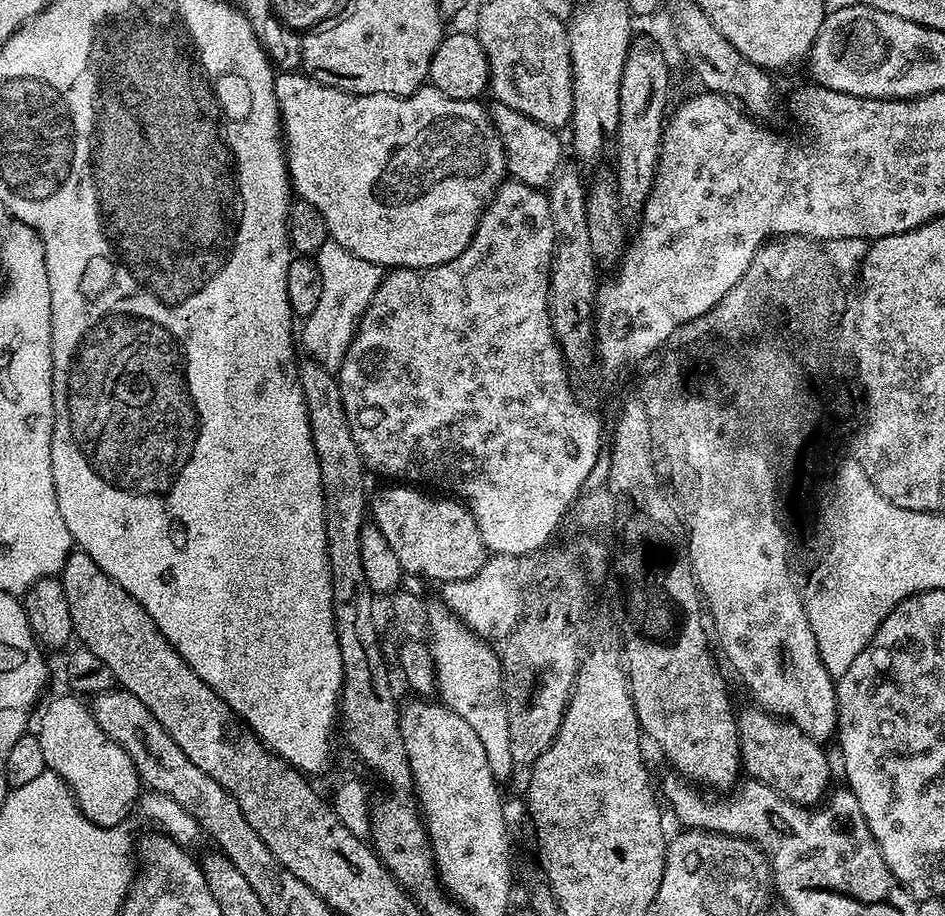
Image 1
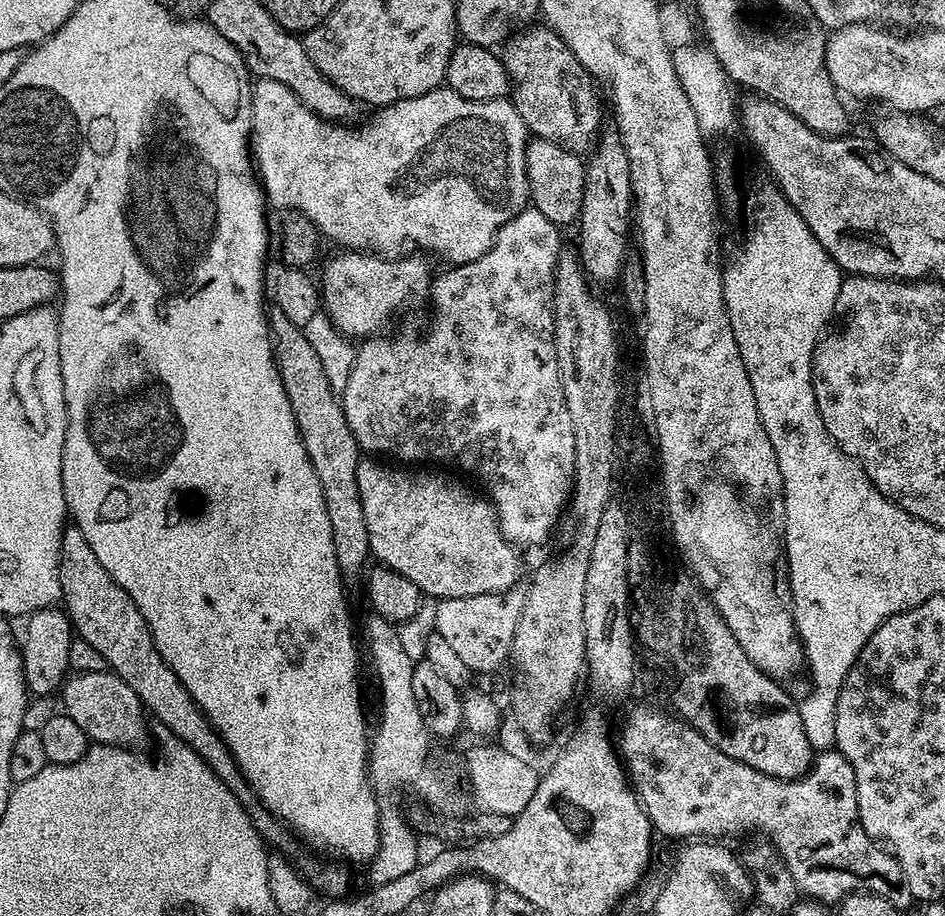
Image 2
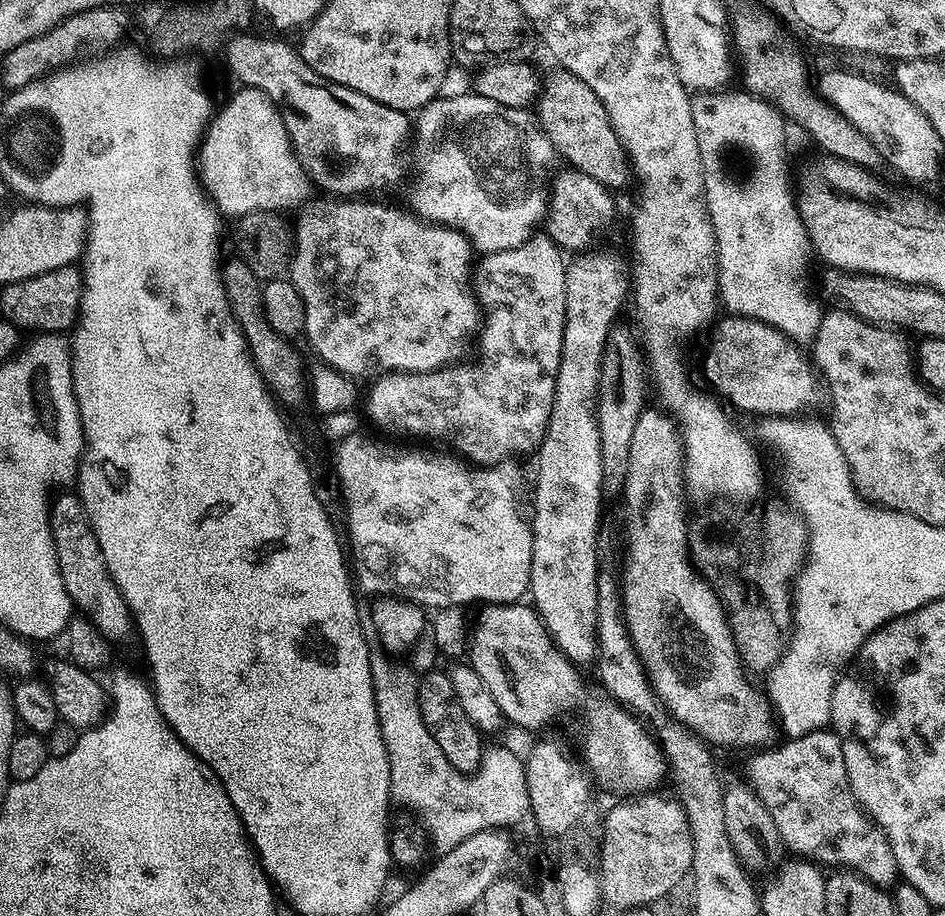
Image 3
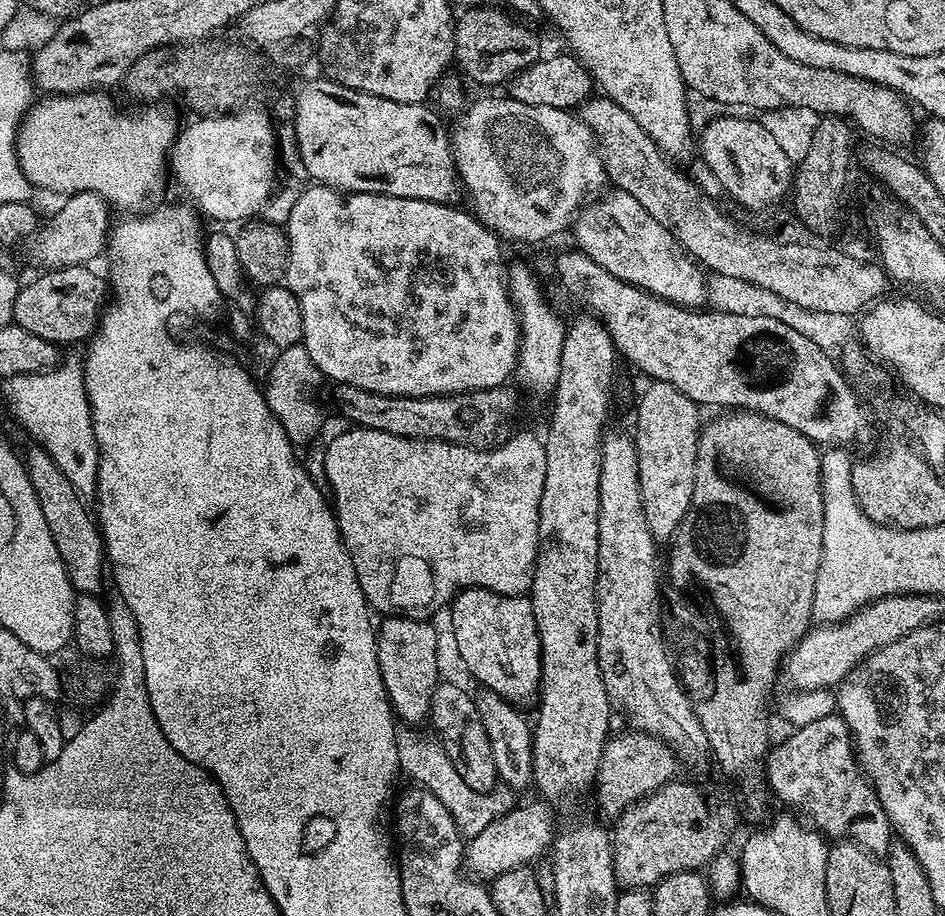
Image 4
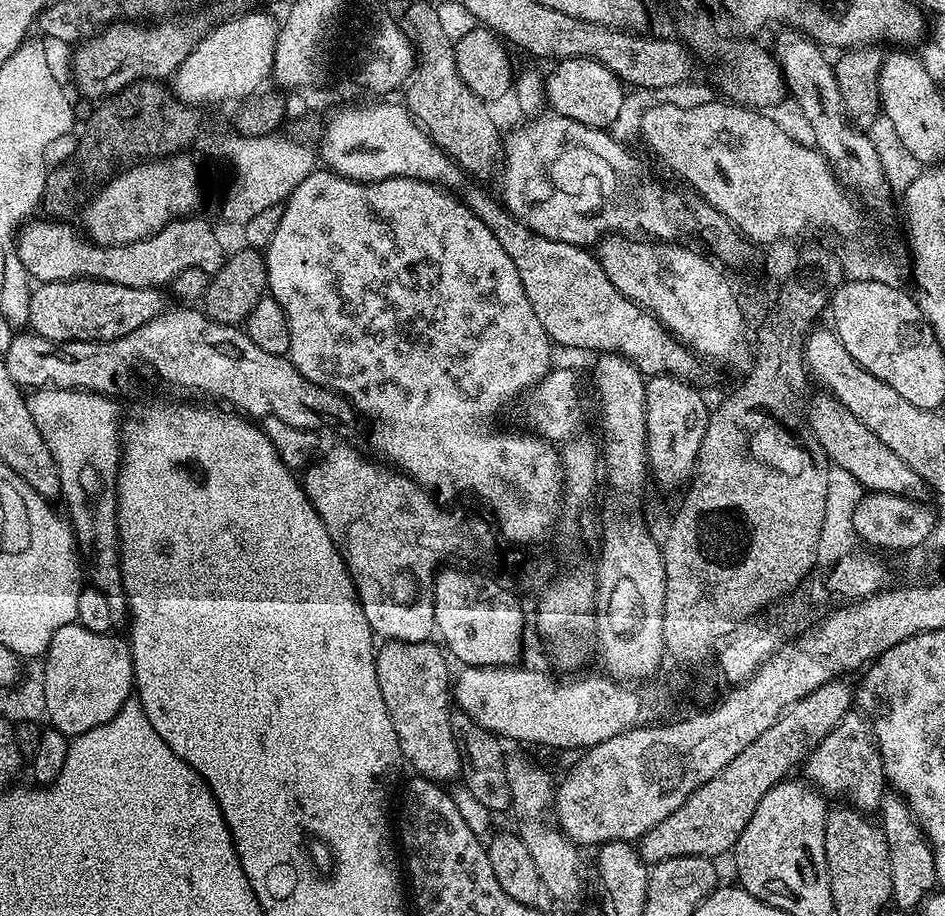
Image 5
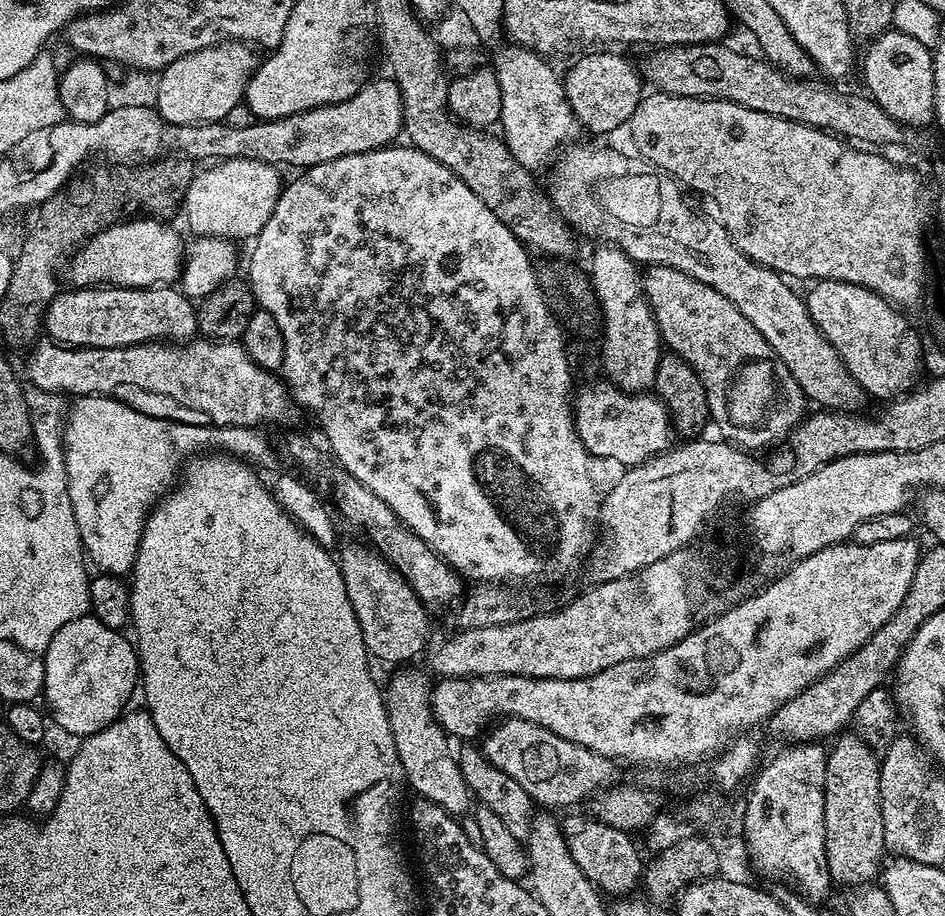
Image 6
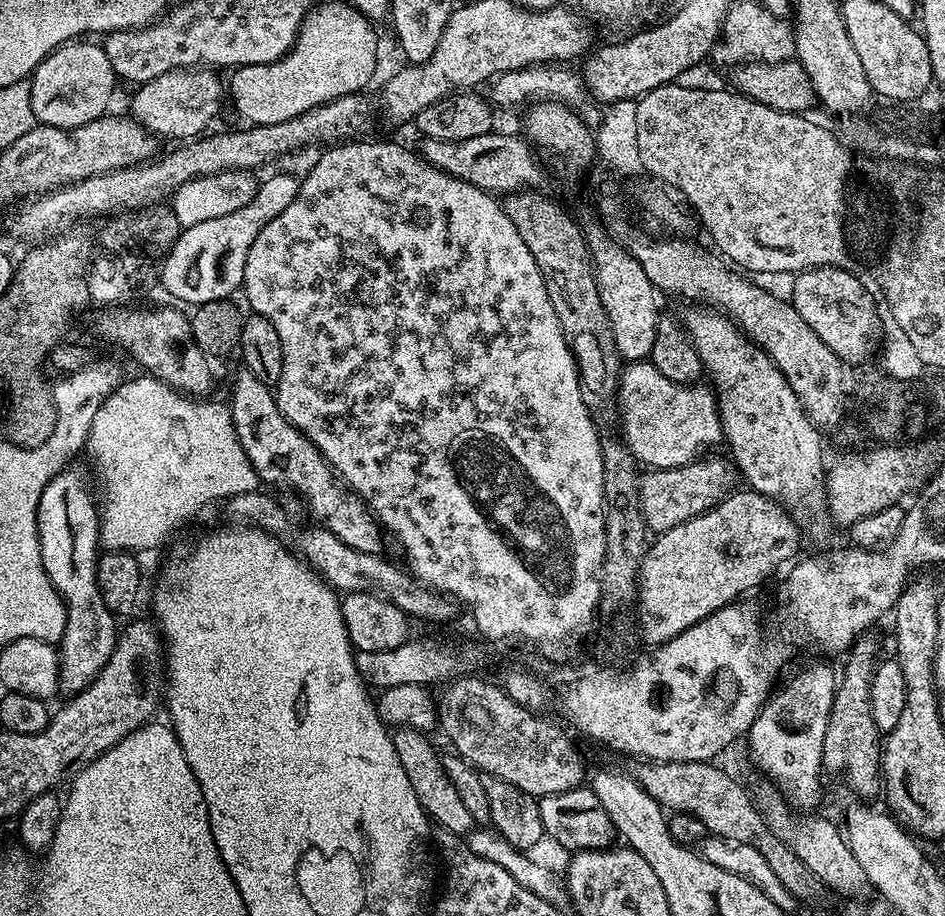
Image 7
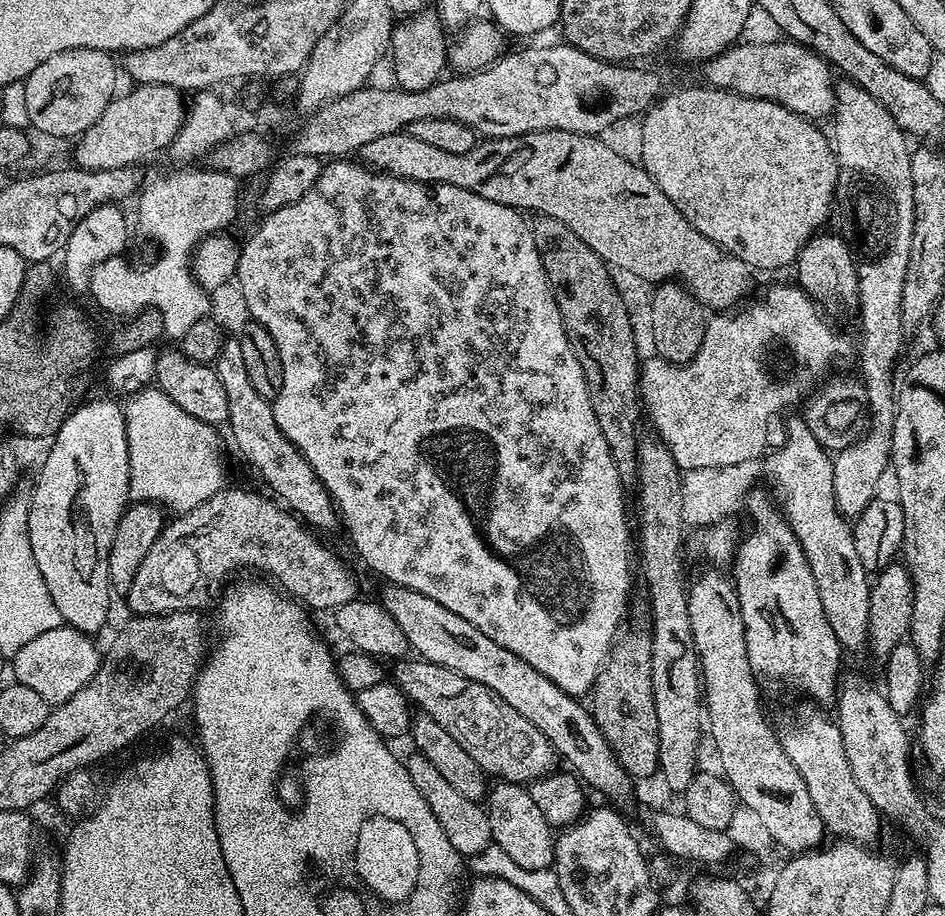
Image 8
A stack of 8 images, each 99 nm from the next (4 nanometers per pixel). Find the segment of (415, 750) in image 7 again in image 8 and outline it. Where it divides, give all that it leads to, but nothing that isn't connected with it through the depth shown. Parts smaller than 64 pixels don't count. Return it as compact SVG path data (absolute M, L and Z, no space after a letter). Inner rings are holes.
M412 754L412 757L407 757L406 763L410 782L414 782L414 790L418 790L422 798L426 798L426 806L430 806L434 818L438 818L438 826L442 826L442 834L446 834L450 846L454 846L454 850L458 850L464 858L474 857L486 850L489 844L493 843L487 811L477 801L458 794L458 790L453 790L450 782L442 778L438 766L433 766L425 756Z

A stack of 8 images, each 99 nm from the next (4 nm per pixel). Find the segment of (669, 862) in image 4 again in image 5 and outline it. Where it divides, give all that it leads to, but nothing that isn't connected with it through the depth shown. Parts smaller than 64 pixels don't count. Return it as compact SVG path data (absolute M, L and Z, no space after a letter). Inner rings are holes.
M847 679L831 680L814 694L806 694L794 706L787 708L734 762L730 762L710 782L698 786L690 798L682 802L669 817L663 818L650 831L638 840L638 851L645 862L655 862L674 858L675 856L707 856L720 858L723 852L731 853L736 847L742 830L746 830L746 822L754 818L754 810L758 810L758 802L768 791L789 775L791 768L799 769L808 755L842 722L847 712L854 708L854 688L847 684Z

